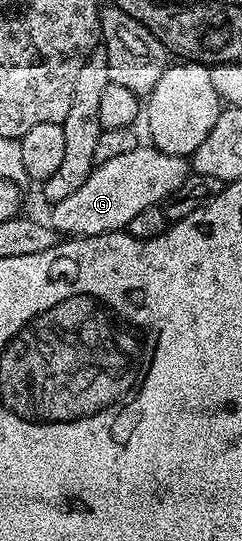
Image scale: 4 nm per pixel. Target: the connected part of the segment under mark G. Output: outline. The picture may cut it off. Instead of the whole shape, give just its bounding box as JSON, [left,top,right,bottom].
[49,146,189,238]

